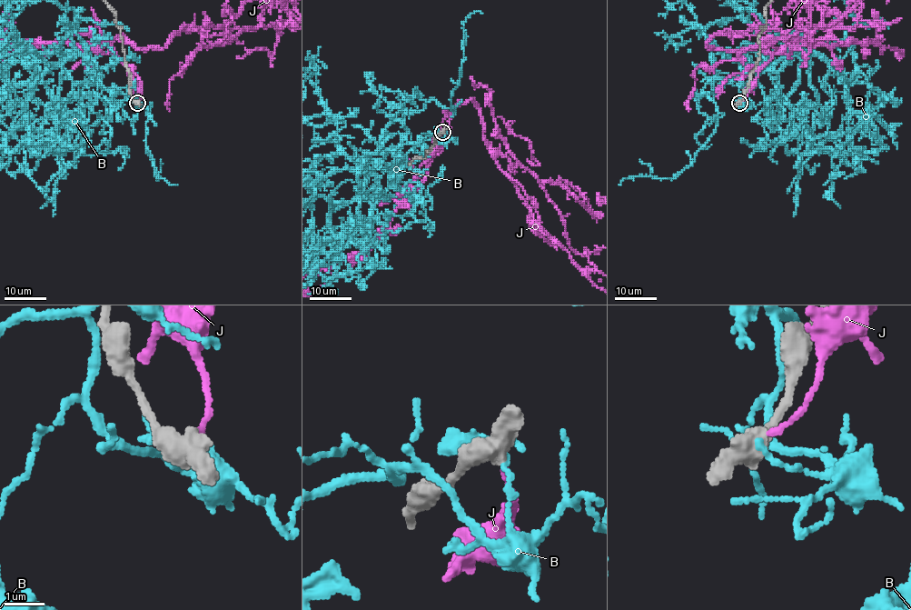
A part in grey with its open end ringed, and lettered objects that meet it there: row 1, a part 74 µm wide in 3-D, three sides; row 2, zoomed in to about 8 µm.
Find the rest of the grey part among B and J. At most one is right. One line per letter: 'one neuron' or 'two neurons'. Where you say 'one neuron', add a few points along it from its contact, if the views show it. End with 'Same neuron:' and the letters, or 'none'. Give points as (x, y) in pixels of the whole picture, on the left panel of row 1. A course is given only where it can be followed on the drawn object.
B: two neurons
J: two neurons
Same neuron: none

